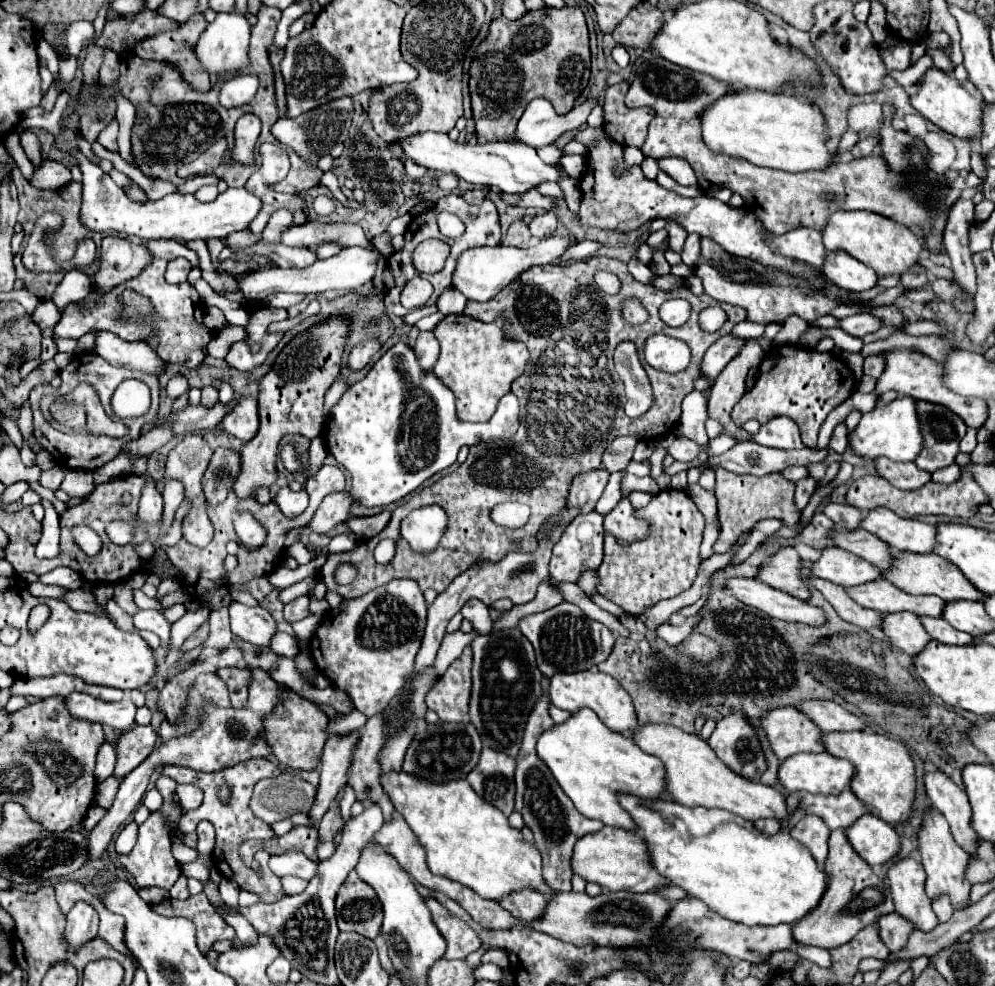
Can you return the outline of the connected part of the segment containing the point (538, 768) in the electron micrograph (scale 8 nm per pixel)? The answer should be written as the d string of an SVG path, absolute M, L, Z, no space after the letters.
M543 678L541 686L543 686L543 694L537 700L537 704L533 706L533 712L527 718L525 734L523 734L523 742L521 742L521 750L517 754L517 770L515 770L517 796L515 796L515 810L523 814L525 826L531 828L531 832L535 836L535 846L543 854L543 878L549 882L549 886L553 886L555 892L569 892L571 890L571 876L573 876L571 856L573 856L575 842L579 838L583 838L585 834L601 830L605 824L597 822L597 820L589 820L583 814L577 814L573 802L569 802L569 798L565 796L565 792L561 790L561 786L553 778L551 770L537 756L537 750L535 750L537 738L543 732L547 732L547 730L553 728L553 720L549 716L549 704L551 704L549 702L549 680Z

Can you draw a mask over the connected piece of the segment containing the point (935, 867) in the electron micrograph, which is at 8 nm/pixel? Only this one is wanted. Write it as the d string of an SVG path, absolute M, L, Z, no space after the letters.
M933 808L927 812L921 832L919 832L919 852L921 852L921 864L925 866L925 872L927 872L927 884L925 884L927 896L931 900L935 900L939 896L947 896L955 910L967 908L971 884L965 878L965 868L969 864L969 854L965 854L965 850L961 850L961 846L957 846L957 842L953 842L953 836L951 836L951 830L949 830L945 818L941 818L941 812L937 812Z

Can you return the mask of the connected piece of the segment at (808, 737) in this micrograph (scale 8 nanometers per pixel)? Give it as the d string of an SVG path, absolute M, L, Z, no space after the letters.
M777 708L761 720L769 744L777 758L785 758L799 752L825 752L819 726L797 708Z

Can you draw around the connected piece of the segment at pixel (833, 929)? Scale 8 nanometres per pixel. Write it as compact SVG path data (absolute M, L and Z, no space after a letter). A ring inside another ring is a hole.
M845 830L831 832L825 870L829 874L829 888L825 892L825 898L821 900L821 906L817 906L813 914L809 914L809 918L793 926L793 940L803 946L819 946L819 948L831 950L849 942L859 930L873 924L879 916L893 912L893 900L889 898L889 890L879 886L879 876L853 850L853 846L845 836ZM863 890L869 890L869 892L859 894Z

